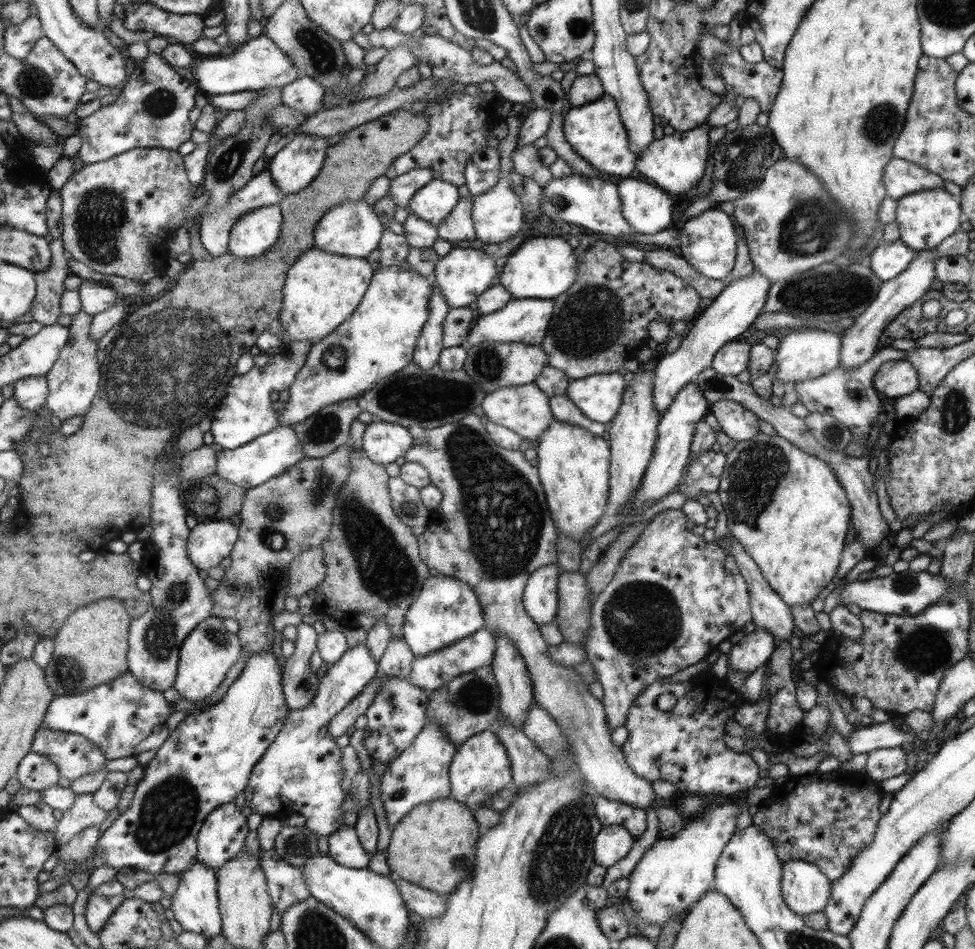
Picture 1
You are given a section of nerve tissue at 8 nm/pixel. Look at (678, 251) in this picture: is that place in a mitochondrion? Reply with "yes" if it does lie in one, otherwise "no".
no

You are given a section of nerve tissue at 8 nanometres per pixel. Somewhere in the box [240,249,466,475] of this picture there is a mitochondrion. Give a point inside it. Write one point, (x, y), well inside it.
(321, 431)

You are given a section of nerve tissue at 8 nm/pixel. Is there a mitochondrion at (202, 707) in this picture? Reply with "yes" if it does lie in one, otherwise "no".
no

